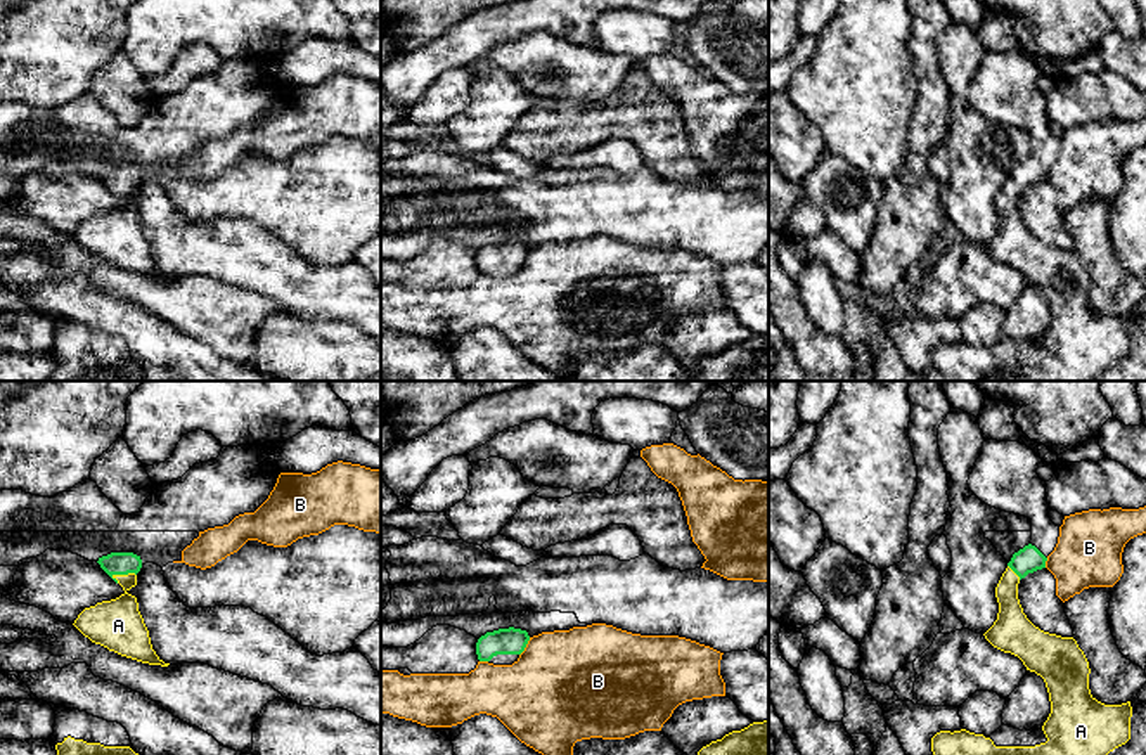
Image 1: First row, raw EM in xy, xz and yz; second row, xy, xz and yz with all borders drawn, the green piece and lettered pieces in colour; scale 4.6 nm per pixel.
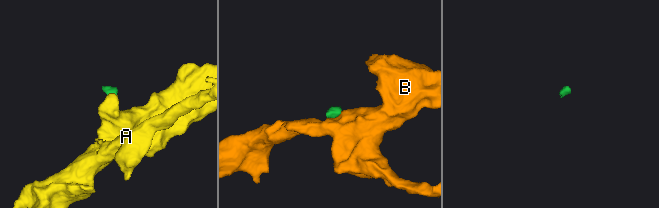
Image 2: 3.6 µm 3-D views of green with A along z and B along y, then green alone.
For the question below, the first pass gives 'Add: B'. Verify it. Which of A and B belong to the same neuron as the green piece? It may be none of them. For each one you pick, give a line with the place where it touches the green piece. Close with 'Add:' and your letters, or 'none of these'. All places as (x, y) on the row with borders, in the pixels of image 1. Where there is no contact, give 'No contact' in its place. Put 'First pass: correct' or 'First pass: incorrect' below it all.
A: Touches green at xy (123, 574)
Add: A
First pass: incorrect

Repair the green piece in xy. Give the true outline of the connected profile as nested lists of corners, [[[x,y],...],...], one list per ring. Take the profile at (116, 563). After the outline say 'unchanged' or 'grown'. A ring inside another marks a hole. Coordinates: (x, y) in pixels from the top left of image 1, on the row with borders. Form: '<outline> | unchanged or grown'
[[[111,552],[99,558],[97,563],[125,592],[116,599],[85,608],[73,625],[109,651],[142,663],[168,667],[170,663],[164,663],[152,649],[137,597],[128,592],[137,585],[137,573],[142,568],[140,556]]] | grown

